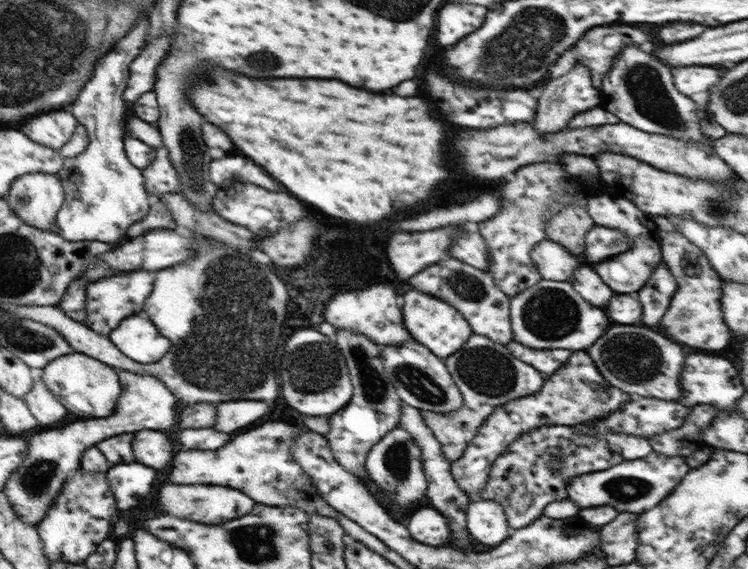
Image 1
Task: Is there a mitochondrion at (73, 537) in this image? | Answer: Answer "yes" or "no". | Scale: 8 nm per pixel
no

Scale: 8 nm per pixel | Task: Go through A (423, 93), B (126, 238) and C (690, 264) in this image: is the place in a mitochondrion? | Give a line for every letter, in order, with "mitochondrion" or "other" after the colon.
A: other
B: other
C: other

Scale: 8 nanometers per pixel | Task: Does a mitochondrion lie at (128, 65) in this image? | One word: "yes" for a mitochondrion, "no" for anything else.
no

